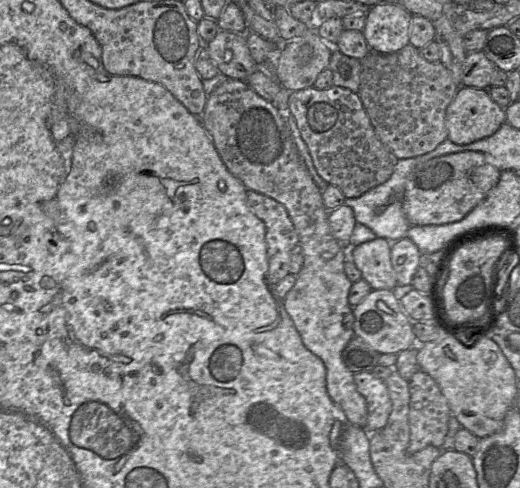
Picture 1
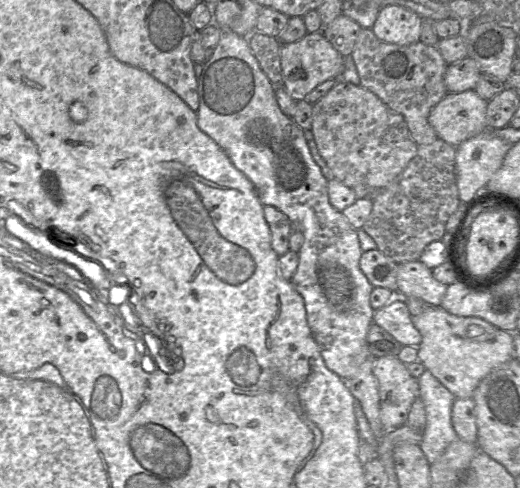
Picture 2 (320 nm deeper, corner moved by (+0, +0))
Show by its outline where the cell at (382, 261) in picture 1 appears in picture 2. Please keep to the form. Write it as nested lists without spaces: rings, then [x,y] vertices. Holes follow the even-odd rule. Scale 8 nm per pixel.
[[[419,260],[398,264],[395,296],[417,297],[430,306],[440,306],[447,287],[437,281],[432,269]]]

